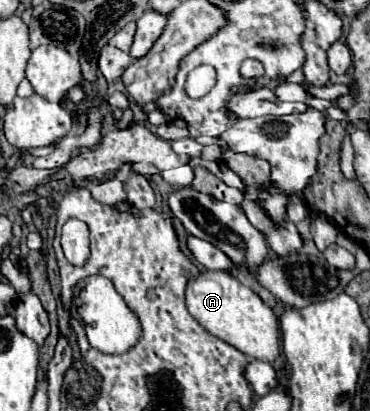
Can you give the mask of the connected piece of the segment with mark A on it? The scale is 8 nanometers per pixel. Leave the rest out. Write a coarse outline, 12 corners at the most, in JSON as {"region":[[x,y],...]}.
{"region":[[204,270],[186,308],[250,360],[280,356],[278,318],[230,272]]}

